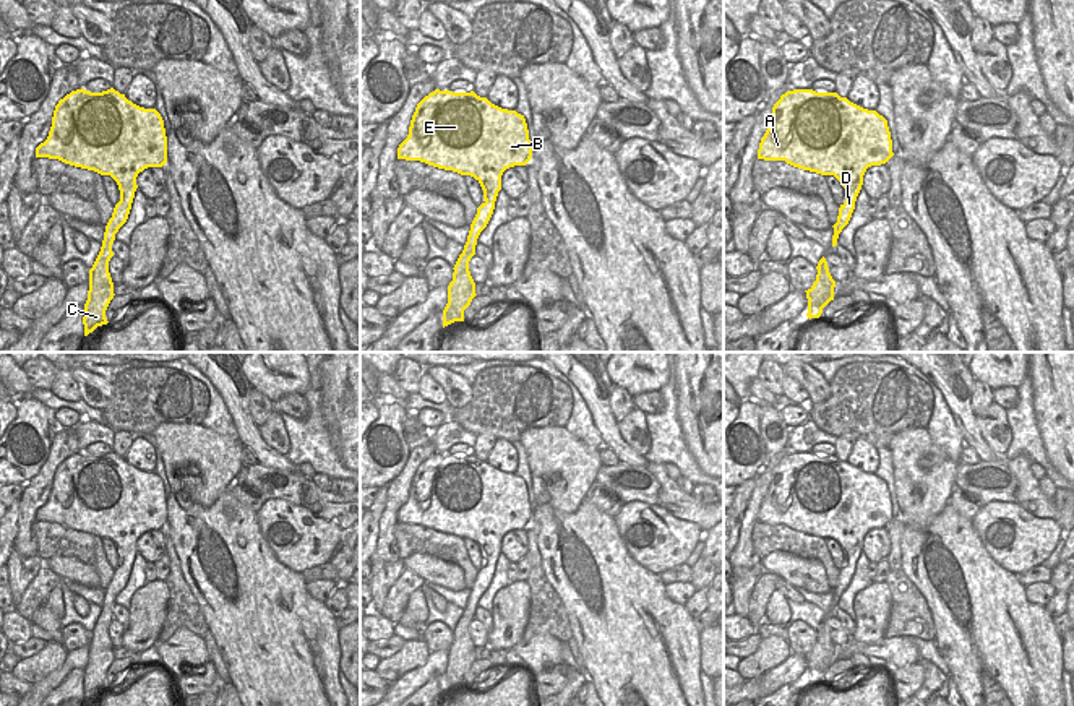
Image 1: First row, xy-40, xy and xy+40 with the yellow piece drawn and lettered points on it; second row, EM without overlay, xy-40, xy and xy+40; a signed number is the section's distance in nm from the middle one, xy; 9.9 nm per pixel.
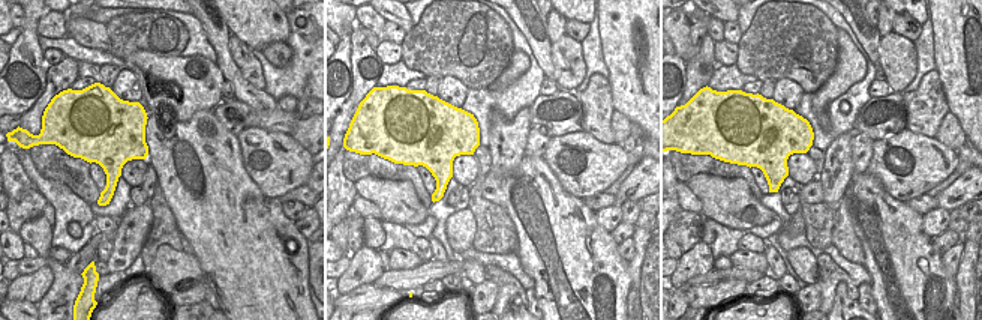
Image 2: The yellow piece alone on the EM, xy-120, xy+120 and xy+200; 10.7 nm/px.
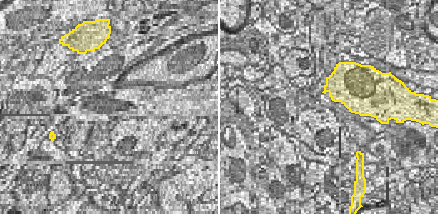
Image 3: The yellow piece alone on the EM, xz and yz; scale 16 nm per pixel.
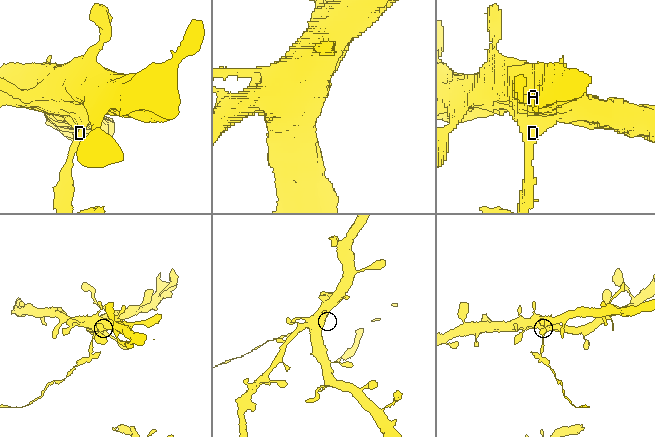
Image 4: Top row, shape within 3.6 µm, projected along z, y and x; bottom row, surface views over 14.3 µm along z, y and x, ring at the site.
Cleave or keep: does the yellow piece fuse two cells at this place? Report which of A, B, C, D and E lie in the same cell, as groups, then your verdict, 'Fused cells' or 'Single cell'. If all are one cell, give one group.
Groups: A B D E / C. Fused cells

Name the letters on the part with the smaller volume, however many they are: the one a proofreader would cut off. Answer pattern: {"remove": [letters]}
{"remove": ["C"]}

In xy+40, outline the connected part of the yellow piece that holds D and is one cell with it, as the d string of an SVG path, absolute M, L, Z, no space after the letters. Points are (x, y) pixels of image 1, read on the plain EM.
M793 453L780 459L772 471L769 490L758 513L758 523L785 524L803 534L834 539L842 547L845 566L840 568L837 586L832 589L832 610L837 609L839 597L852 581L866 532L886 527L892 519L891 495L883 479L863 472L837 456L813 453Z

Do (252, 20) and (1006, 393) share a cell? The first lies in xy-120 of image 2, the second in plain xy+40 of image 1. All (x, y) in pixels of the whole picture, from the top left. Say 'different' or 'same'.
different

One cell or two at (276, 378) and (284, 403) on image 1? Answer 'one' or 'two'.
two

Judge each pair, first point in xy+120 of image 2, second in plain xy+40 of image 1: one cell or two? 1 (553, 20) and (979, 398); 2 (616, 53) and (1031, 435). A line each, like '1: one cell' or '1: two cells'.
1: one cell
2: two cells

